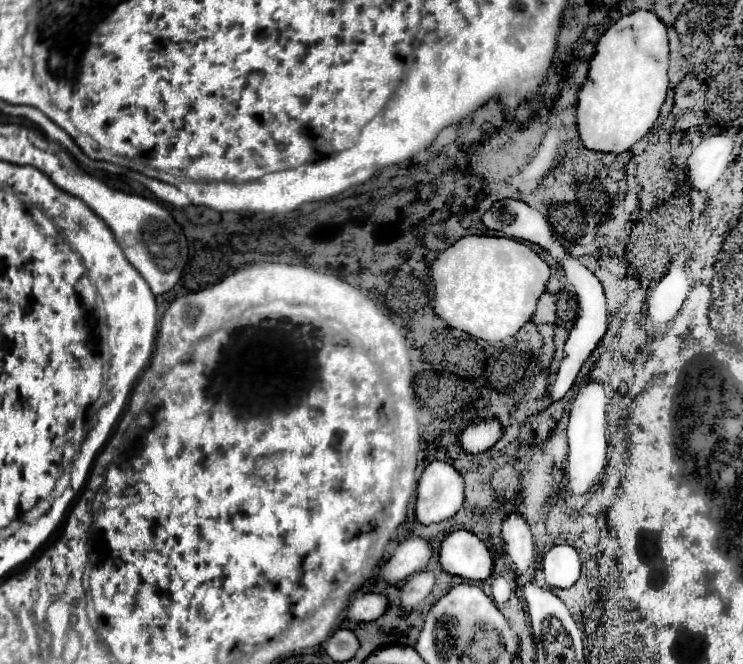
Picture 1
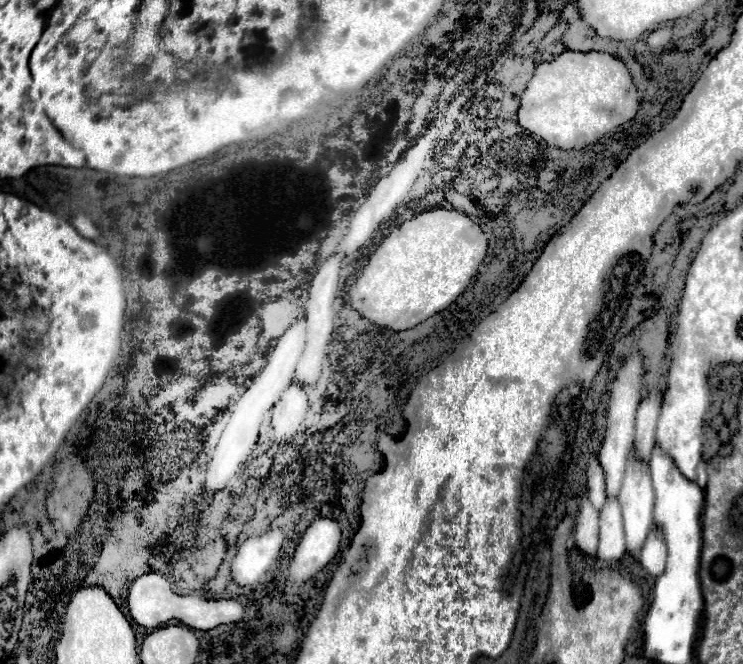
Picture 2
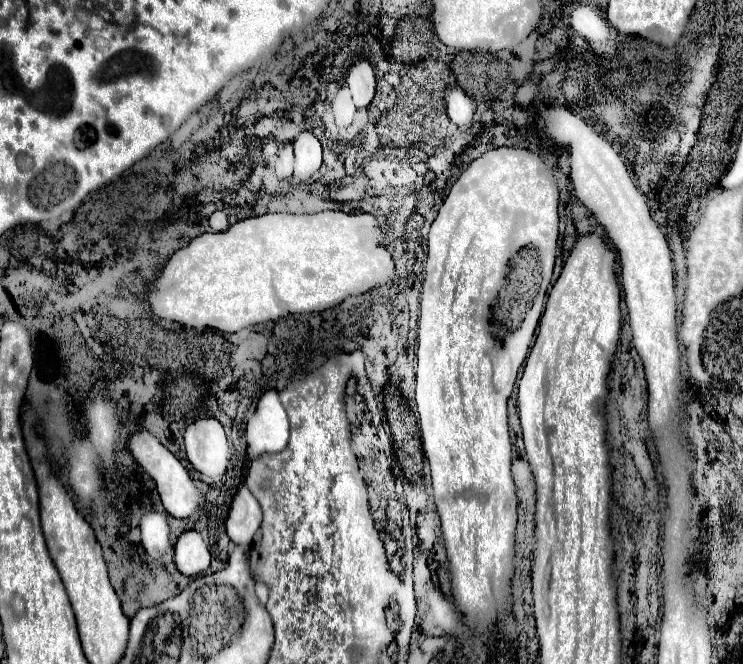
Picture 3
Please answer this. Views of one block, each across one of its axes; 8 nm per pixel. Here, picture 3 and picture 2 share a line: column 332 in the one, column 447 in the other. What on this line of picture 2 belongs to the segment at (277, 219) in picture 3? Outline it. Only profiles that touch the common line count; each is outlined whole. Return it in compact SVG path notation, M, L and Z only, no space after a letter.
M434 210L424 212L398 228L394 228L386 240L370 256L362 274L350 286L350 306L366 320L384 326L388 330L410 330L416 324L428 320L436 312L446 310L470 284L472 276L478 272L480 262L488 250L486 234L478 224L474 224L462 212Z

